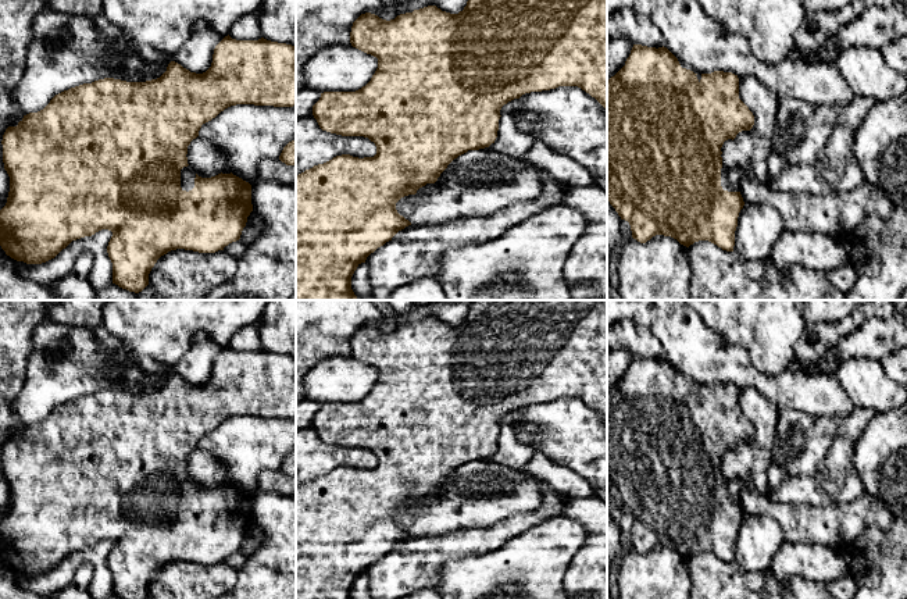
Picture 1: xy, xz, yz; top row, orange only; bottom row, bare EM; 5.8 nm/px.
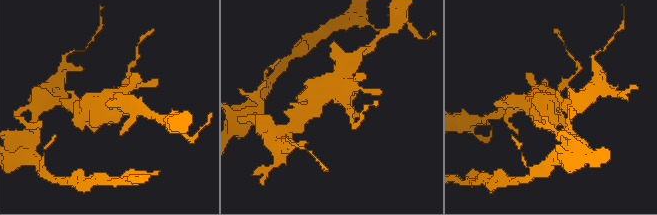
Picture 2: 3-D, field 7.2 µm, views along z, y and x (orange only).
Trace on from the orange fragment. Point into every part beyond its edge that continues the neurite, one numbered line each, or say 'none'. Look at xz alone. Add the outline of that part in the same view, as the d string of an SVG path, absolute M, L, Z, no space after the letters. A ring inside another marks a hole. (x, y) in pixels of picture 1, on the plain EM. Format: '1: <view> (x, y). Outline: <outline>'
none

